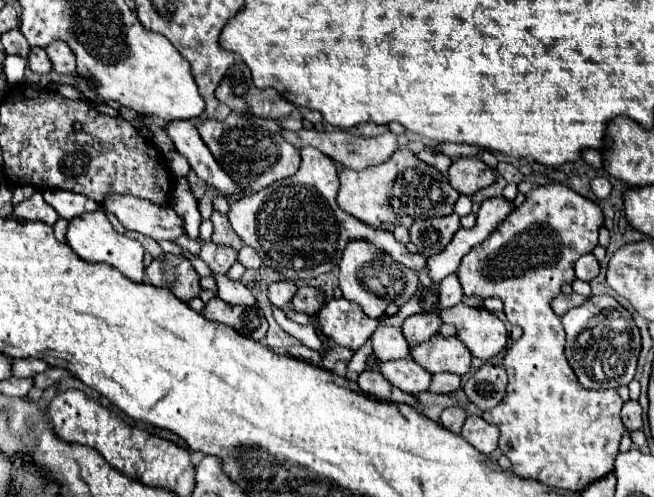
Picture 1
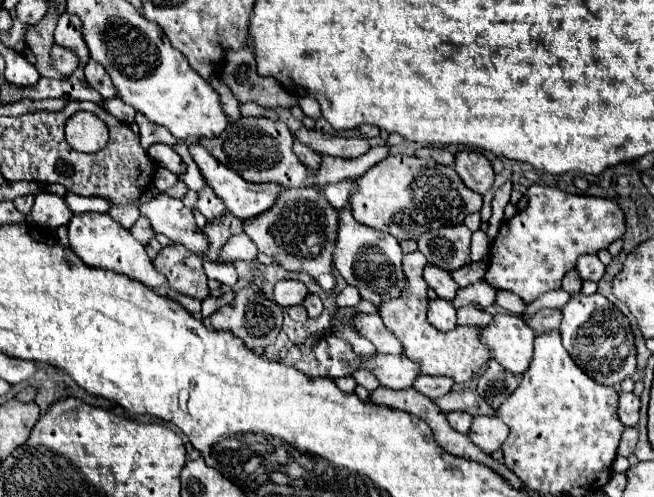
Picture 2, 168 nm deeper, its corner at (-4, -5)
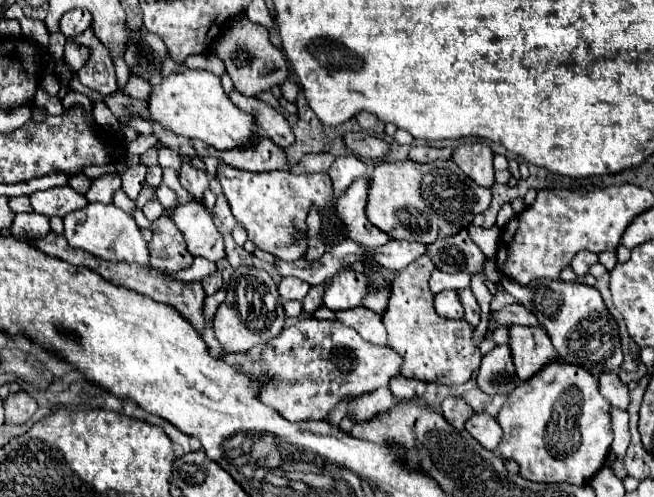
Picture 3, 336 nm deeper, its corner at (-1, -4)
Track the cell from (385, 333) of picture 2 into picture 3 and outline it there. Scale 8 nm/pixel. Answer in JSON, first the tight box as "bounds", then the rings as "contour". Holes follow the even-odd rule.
{"bounds":[336,307,386,345],"contour":[[[352,307],[336,311],[336,319],[352,329],[358,331],[358,335],[374,345],[386,345],[386,329],[382,325],[382,319],[378,313],[366,307]]]}

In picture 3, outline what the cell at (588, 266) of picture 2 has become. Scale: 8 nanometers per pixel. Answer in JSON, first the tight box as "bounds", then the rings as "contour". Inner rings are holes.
{"bounds":[570,251,598,277],"contour":[[[578,251],[574,255],[574,259],[570,261],[570,267],[572,271],[578,275],[578,277],[584,277],[588,273],[588,269],[598,261],[598,255],[592,253],[592,251]]]}

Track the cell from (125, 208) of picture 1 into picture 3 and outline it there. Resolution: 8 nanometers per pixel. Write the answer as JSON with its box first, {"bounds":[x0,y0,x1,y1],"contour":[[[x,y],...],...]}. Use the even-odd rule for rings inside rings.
{"bounds":[172,201,226,263],"contour":[[[196,201],[176,207],[172,211],[172,219],[174,219],[174,223],[178,223],[178,229],[182,231],[184,239],[188,243],[188,251],[194,257],[200,255],[212,263],[226,257],[222,233],[214,225],[210,213],[206,209],[202,209]]]}

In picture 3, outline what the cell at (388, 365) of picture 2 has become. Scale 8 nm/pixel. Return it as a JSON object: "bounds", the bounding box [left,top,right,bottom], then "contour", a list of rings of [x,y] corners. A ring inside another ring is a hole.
{"bounds":[258,317,402,423],"contour":[[[304,317],[284,327],[276,337],[268,339],[260,357],[264,361],[260,373],[264,387],[258,391],[258,399],[292,423],[326,419],[344,397],[354,399],[388,387],[390,377],[398,375],[398,367],[402,365],[402,357],[396,351],[364,341],[344,323],[314,317]]]}

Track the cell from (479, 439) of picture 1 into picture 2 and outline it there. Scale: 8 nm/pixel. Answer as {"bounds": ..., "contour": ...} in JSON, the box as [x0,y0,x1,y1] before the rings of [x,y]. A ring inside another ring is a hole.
{"bounds":[467,416,509,454],"contour":[[[475,416],[473,418],[473,424],[471,424],[471,430],[469,430],[467,436],[483,452],[491,454],[491,452],[495,452],[495,450],[499,450],[503,446],[503,442],[509,436],[509,428],[507,428],[505,422],[497,420],[495,416],[493,418]]]}

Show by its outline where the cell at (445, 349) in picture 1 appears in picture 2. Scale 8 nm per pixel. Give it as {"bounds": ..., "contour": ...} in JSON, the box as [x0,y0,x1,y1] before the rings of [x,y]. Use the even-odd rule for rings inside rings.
{"bounds":[379,250,489,382],"contour":[[[419,250],[403,256],[403,268],[405,268],[405,276],[407,276],[409,284],[401,298],[379,304],[379,316],[385,322],[385,326],[403,342],[405,356],[419,364],[421,374],[449,376],[455,382],[473,380],[489,360],[489,354],[485,352],[485,348],[481,348],[481,344],[477,344],[479,328],[457,326],[453,332],[439,332],[431,324],[427,324],[425,312],[427,312],[429,298],[427,298],[427,284],[421,276],[425,264],[427,264],[427,260]]]}

